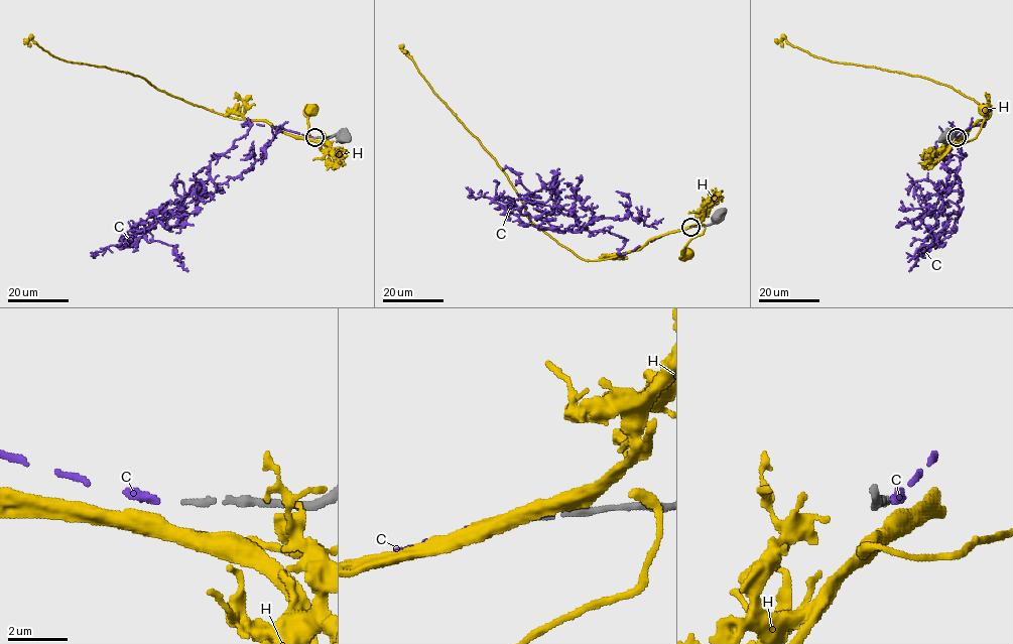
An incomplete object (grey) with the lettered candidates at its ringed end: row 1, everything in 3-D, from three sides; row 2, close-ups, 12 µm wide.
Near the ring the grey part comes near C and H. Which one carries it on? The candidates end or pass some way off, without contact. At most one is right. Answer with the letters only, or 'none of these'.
C

